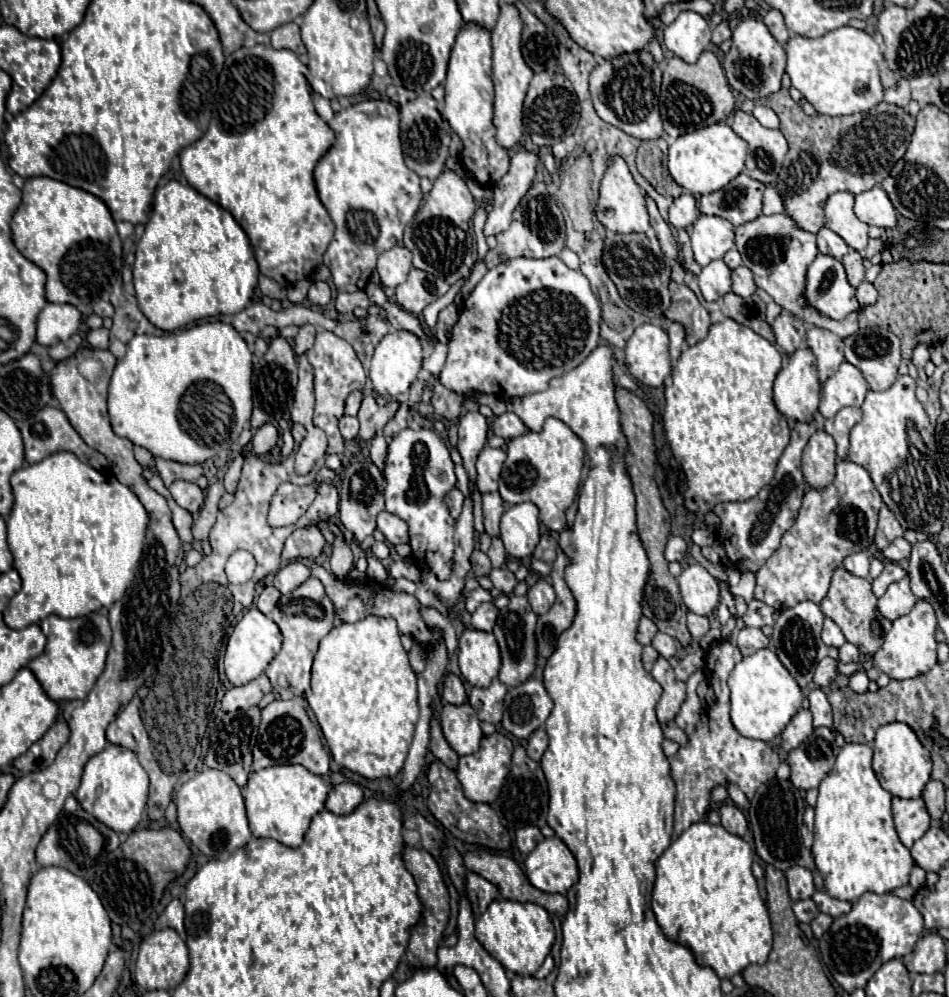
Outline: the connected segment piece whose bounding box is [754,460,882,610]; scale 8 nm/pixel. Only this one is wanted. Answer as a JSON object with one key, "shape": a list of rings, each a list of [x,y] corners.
{"shape":[[[840,460],[830,486],[806,490],[800,512],[792,528],[782,536],[780,548],[756,572],[754,598],[776,610],[792,608],[802,600],[820,604],[828,592],[832,572],[842,566],[842,560],[854,552],[868,550],[874,542],[880,506],[882,498],[878,496],[870,474],[850,460]]]}

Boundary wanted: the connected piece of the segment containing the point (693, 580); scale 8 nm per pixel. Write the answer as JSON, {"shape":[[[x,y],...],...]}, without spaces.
{"shape":[[[698,562],[684,568],[678,578],[680,596],[690,612],[700,616],[712,616],[720,602],[720,590],[714,576],[708,574]]]}

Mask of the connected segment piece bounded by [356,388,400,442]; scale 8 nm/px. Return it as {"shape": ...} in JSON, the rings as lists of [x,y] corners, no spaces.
{"shape":[[[362,388],[362,404],[360,404],[360,410],[358,410],[358,420],[360,420],[360,432],[358,432],[358,438],[356,440],[372,440],[374,434],[378,434],[386,422],[394,416],[394,412],[398,410],[398,400],[390,400],[386,406],[378,406],[374,402],[374,396],[370,394],[370,390]]]}

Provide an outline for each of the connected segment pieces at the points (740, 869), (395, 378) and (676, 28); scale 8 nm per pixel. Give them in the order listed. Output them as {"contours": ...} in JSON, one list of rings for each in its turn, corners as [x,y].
{"contours":[[[[706,820],[694,822],[684,830],[654,862],[654,890],[652,890],[652,912],[658,924],[670,940],[688,946],[696,960],[710,966],[718,978],[732,978],[750,964],[764,964],[772,950],[772,928],[764,900],[760,898],[756,878],[752,874],[754,854],[750,844],[726,832],[720,824],[710,824]]],[[[396,330],[396,332],[386,334],[380,340],[380,344],[376,346],[368,376],[372,380],[374,390],[380,396],[396,398],[398,394],[408,392],[408,388],[416,380],[420,368],[422,368],[422,344],[420,344],[420,338],[416,334],[412,334],[412,332],[408,332],[408,330]]],[[[682,10],[678,18],[664,28],[664,44],[682,60],[694,64],[710,46],[710,24],[704,16],[692,10]]]]}

